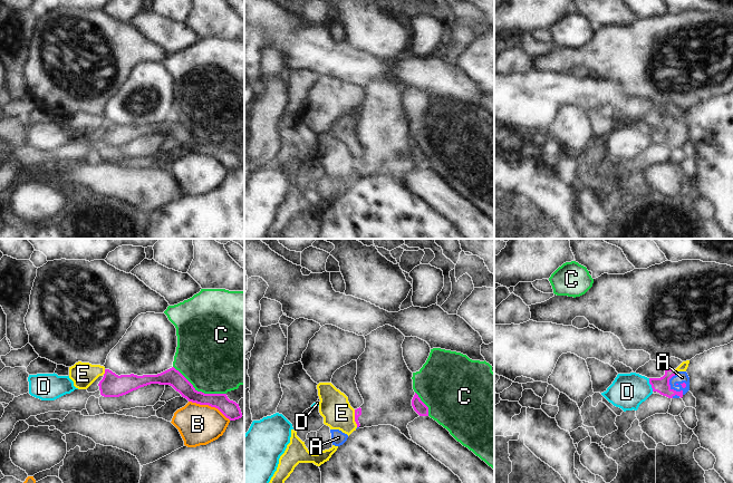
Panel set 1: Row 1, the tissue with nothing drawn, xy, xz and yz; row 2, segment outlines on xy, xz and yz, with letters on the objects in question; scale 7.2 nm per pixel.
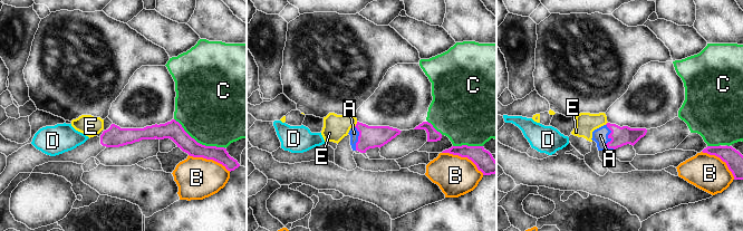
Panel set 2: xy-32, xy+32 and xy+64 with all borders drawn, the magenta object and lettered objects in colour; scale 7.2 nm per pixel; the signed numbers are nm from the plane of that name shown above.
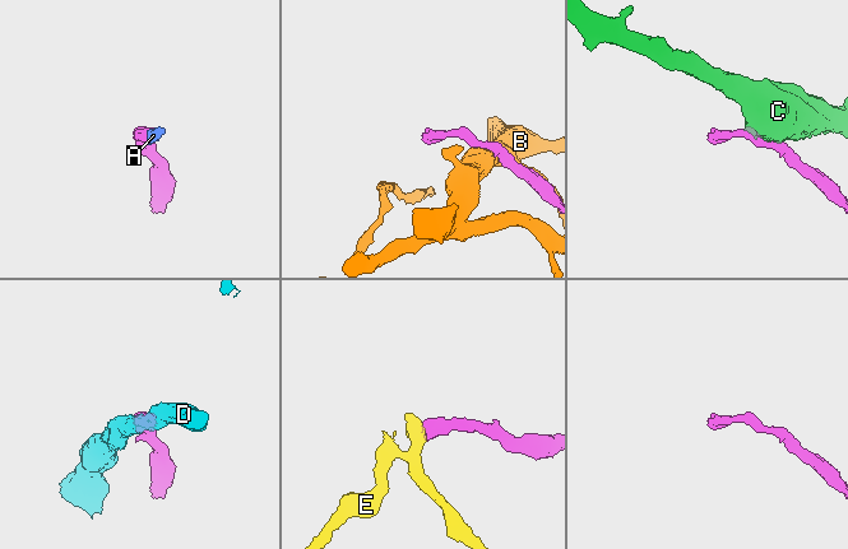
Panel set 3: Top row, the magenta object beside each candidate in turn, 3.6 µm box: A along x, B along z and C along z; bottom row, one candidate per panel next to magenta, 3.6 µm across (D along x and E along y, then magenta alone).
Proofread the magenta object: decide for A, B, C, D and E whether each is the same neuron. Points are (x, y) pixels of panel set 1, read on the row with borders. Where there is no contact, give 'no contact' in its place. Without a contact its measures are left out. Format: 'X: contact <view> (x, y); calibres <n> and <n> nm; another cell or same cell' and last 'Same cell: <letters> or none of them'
A: contact yz (669, 386); calibres 110 and 80 nm; same cell
B: contact xy (210, 405); calibres 120 and 280 nm; another cell
C: contact xy (200, 392); calibres 120 and 480 nm; another cell
D: contact yz (652, 385); calibres 110 and 260 nm; another cell
E: contact xz (355, 418); calibres 50 and 220 nm; another cell
Same cell: A

